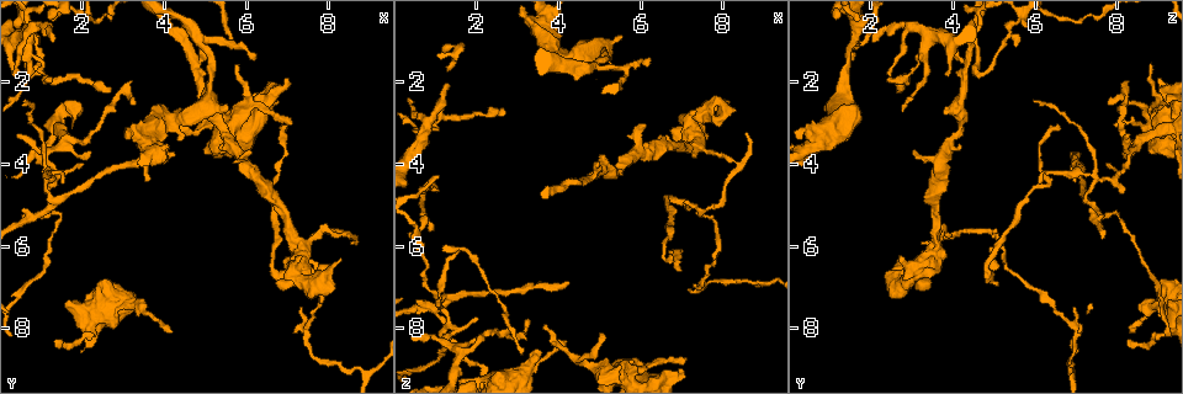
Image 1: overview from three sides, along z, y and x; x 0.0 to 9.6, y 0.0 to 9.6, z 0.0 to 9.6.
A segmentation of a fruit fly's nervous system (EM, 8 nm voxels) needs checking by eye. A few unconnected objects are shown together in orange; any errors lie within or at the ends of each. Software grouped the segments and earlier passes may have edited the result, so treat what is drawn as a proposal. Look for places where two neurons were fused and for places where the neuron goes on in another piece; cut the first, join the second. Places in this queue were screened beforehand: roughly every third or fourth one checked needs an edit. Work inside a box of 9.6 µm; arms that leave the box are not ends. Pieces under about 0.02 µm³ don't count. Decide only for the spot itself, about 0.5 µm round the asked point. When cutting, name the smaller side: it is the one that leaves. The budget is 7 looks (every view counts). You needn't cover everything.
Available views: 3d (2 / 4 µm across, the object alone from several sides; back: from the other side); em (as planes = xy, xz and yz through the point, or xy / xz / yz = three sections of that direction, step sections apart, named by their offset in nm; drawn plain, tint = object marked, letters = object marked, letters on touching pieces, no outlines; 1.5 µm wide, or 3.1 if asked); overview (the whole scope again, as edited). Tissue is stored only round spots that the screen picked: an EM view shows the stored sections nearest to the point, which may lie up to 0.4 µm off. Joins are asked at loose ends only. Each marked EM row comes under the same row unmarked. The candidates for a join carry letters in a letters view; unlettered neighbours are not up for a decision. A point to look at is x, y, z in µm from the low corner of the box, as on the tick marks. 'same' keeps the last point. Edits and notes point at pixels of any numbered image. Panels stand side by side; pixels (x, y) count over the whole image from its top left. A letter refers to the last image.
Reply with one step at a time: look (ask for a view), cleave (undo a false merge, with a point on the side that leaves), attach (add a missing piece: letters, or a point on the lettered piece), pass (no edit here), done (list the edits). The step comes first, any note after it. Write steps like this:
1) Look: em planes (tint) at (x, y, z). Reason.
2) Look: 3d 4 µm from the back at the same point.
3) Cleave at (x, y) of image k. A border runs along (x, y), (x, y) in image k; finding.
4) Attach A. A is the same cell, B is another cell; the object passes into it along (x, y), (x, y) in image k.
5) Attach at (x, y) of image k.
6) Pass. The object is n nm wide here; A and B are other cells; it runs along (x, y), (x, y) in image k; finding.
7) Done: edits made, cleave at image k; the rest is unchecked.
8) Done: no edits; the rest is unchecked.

Look: 3d 4 µm at (6.95, 1.85, 9.10). Stops while still wide.

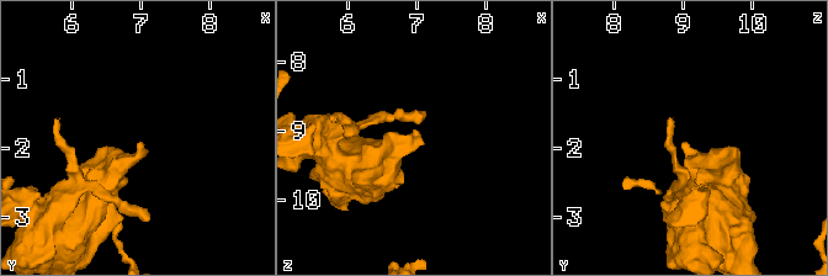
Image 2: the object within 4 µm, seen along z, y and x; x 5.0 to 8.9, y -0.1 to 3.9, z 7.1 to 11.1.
Look: em planes (letters) at (6.95, 1.90, 9.05).

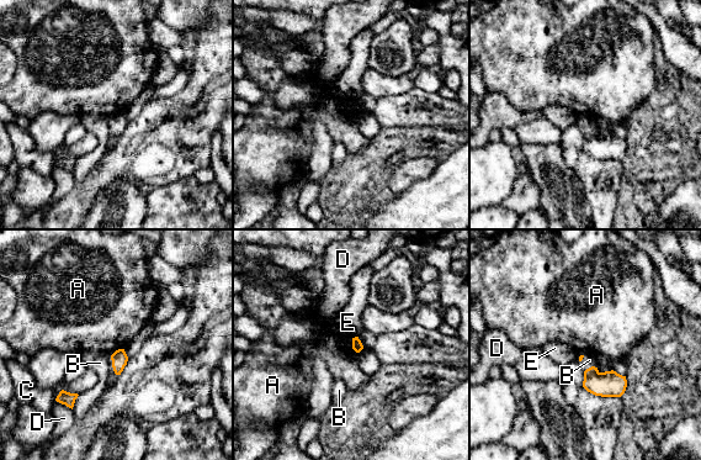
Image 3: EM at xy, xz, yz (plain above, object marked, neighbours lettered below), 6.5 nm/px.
Pass. A, B, C, D and E are other cells; none of them fits.

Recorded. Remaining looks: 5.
Look: 3d 2 µm at (7.75, 5.80, 3.65).

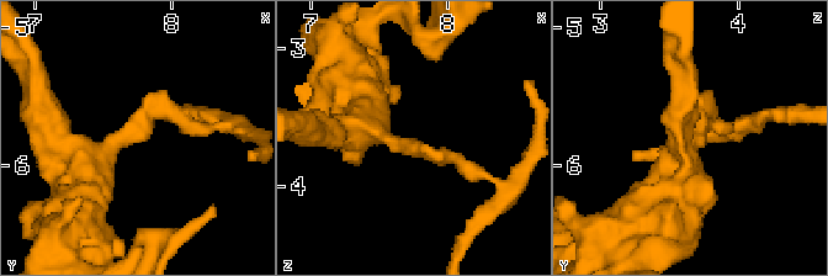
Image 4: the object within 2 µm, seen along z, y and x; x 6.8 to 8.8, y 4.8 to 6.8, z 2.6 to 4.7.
Look: em planes (letters) at (7.74, 5.74, 3.74).

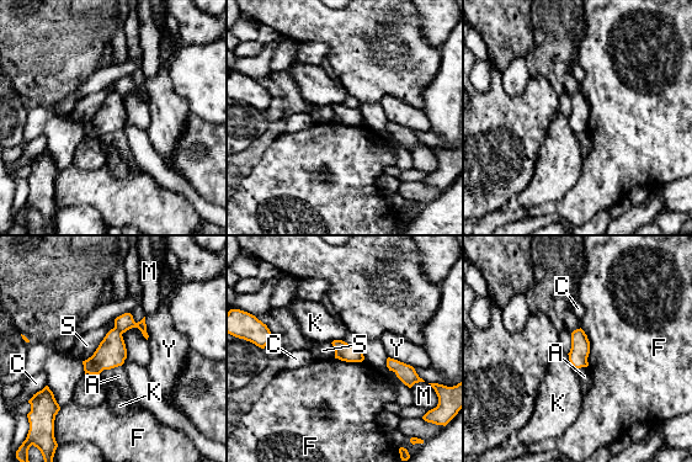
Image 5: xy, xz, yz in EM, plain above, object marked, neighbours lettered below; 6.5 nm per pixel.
Cleave at (124, 322) of image 5. A, C, F, K, M, S and Y are other cells; a border runs along (113, 328), (121, 334) in image 5; a second neuron is stuck on.

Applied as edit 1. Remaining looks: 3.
Look: overview.

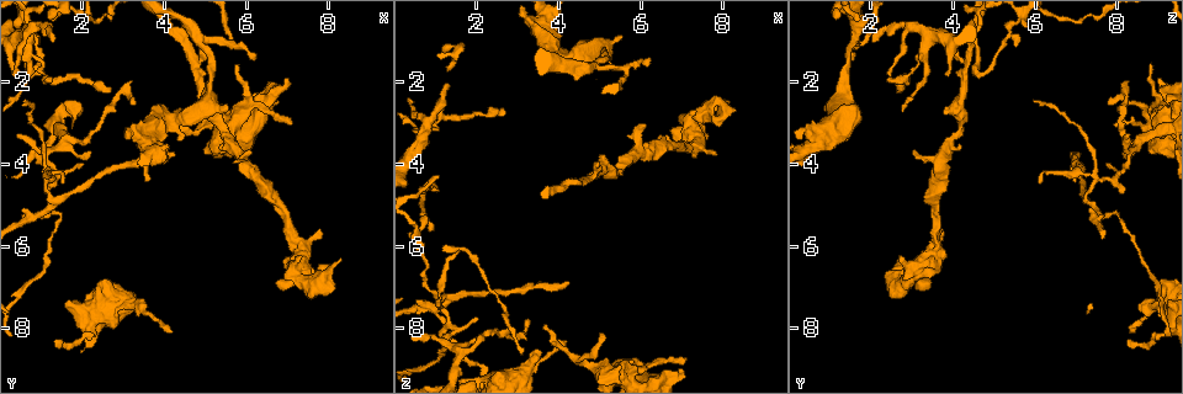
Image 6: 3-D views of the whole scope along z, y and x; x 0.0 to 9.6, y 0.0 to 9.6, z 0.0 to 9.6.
Look: em planes (letters) at (4.40, 3.45, 1.40). Thick end.

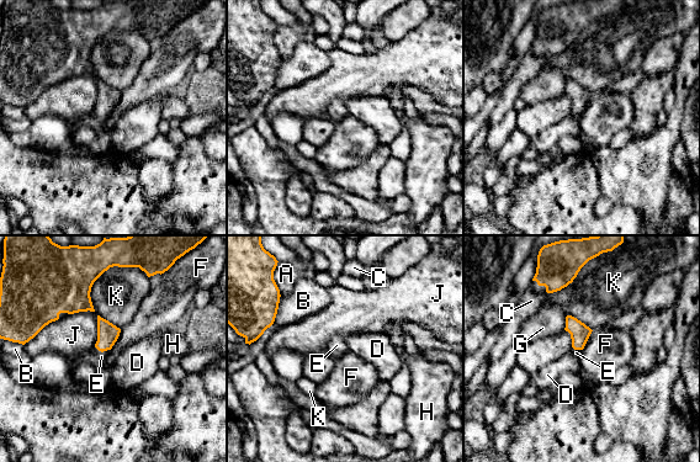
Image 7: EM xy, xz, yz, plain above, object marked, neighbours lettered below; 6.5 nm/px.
Attach E. E is the same cell, A, B, C, D, F, G, H, J and K are other cells; the object passes into it along (107, 334), (101, 351), (101, 356) in image 7; it goes on there.

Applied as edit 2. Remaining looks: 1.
Done: edits made, cleave at image 5, attach at image 7; the rest is unchecked.

